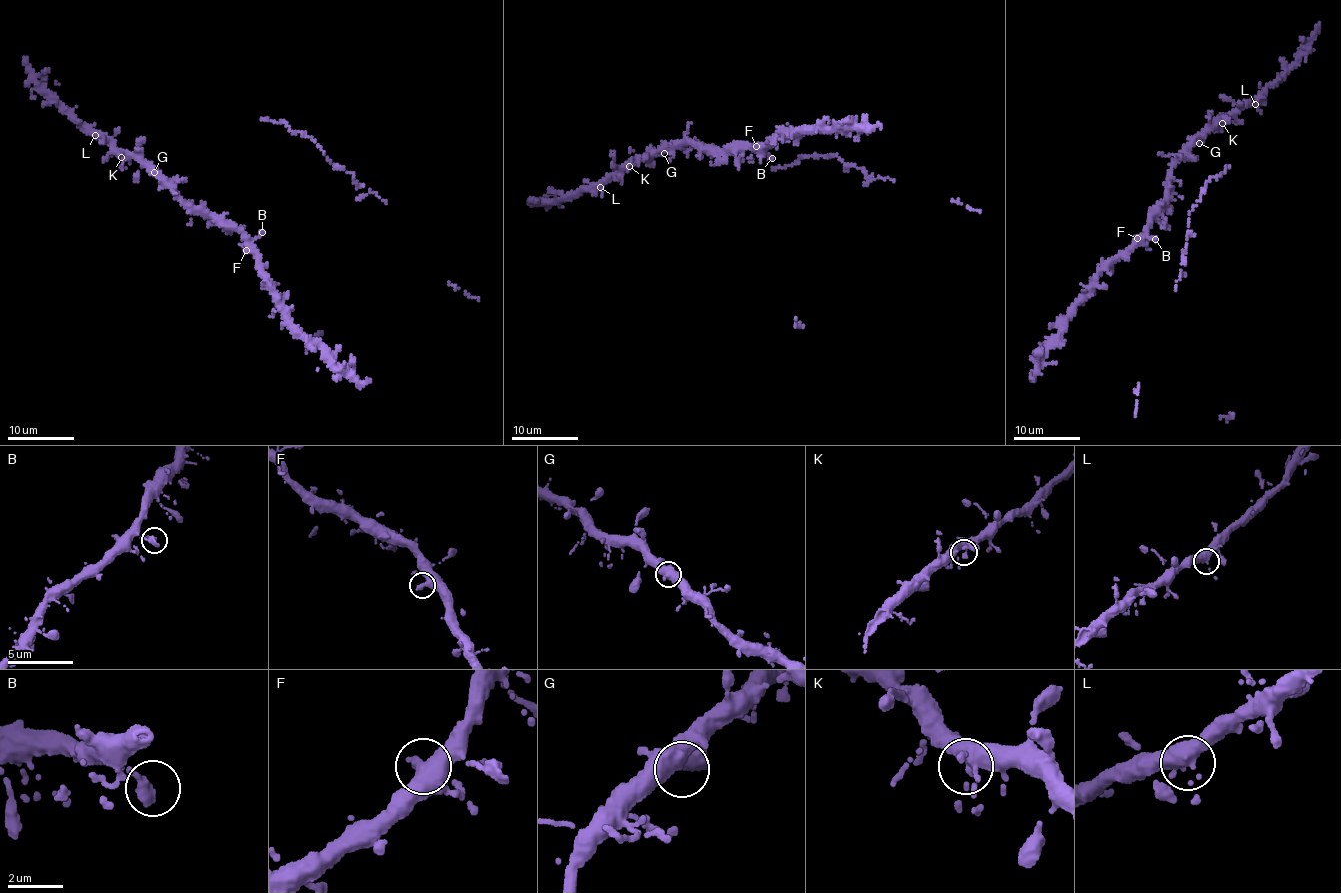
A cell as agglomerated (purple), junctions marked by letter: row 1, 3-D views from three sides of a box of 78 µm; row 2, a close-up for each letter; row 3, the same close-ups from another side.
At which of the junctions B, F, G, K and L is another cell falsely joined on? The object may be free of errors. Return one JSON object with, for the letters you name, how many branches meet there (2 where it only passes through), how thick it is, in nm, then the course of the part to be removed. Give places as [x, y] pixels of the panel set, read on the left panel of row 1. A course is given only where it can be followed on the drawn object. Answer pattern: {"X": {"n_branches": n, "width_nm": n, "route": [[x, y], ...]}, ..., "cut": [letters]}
{"cut": []}

